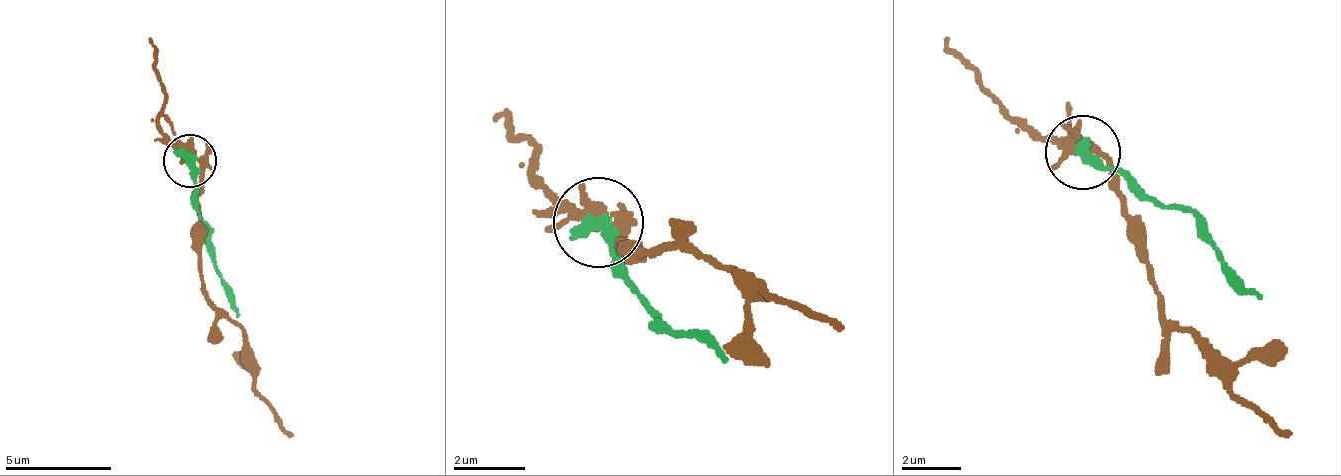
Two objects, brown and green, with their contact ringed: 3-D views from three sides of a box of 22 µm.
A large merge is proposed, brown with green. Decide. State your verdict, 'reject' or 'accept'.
reject

